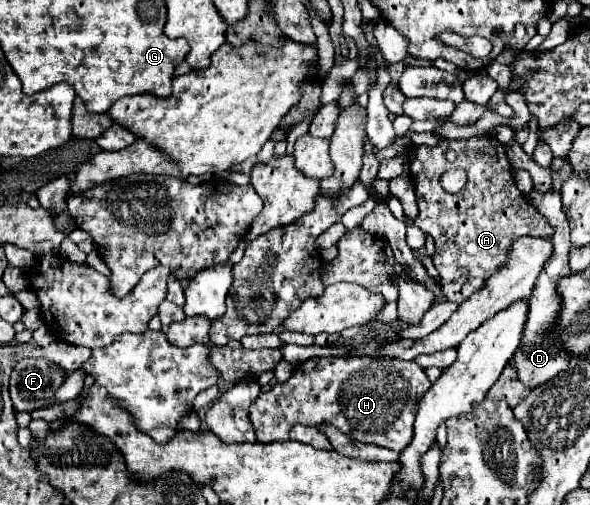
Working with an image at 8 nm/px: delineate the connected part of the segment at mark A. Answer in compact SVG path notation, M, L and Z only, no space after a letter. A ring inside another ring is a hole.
M474 136L470 140L454 140L454 142L442 140L436 148L414 146L414 148L410 148L408 158L410 158L410 166L412 166L412 178L416 178L414 186L416 186L416 198L418 198L418 208L420 208L420 214L416 220L412 220L412 224L434 238L436 252L434 252L432 260L442 278L440 286L442 286L446 300L460 304L466 298L470 298L470 294L474 294L474 290L480 290L486 284L486 280L490 278L490 274L494 274L494 270L498 270L498 266L506 264L508 252L518 238L522 238L522 236L552 238L554 236L554 228L546 222L546 218L542 214L538 214L538 210L534 210L534 206L530 206L528 198L524 198L524 194L516 188L506 150L494 136ZM446 150L456 152L454 162L446 160L446 156L444 156ZM450 168L464 168L466 176L468 176L466 186L458 194L450 194L440 186L442 174Z

